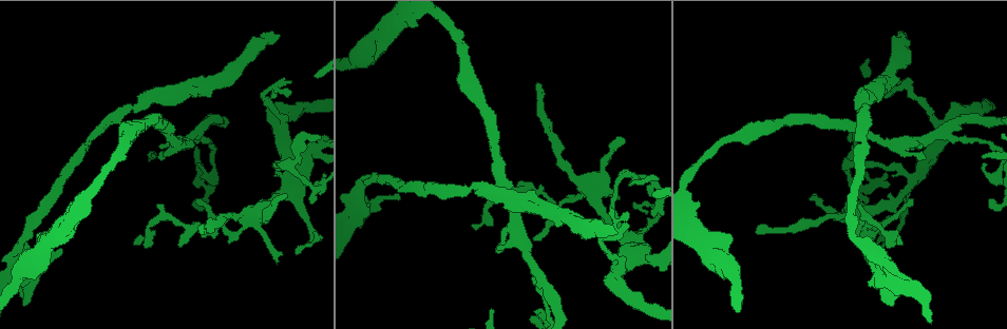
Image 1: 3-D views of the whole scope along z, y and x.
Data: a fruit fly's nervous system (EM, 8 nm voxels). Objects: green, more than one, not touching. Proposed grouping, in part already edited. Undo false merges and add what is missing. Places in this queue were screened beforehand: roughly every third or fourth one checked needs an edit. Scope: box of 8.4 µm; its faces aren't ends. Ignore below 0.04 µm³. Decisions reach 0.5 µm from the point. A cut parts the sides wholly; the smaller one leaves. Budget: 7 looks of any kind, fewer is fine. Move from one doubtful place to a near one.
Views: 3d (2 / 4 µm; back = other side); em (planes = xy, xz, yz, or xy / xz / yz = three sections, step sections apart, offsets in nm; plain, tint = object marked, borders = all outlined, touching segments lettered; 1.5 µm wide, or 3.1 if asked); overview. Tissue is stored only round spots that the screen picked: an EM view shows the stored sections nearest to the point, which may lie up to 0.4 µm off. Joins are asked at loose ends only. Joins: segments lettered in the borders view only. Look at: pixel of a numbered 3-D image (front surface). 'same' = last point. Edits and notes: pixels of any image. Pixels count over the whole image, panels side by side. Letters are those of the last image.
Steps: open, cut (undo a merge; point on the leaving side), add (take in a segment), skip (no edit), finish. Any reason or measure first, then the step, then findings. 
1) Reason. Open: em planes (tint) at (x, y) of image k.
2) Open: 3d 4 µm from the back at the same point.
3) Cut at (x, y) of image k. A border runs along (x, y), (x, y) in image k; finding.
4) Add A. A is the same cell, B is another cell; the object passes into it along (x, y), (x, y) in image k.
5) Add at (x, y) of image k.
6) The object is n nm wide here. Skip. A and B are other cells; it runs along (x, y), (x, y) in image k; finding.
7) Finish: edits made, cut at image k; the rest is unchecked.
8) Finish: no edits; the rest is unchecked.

Branch stops here. Open: 3d 2 µm at (907, 35) of image 1.

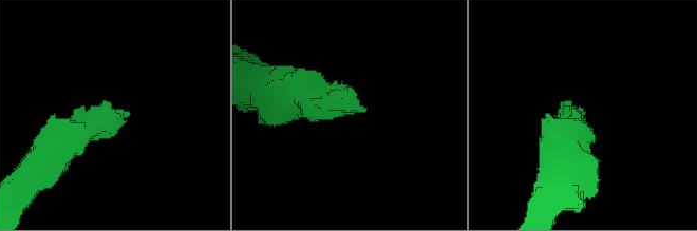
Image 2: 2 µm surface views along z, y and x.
Open: em planes (borders) at (365, 110) of image 2.

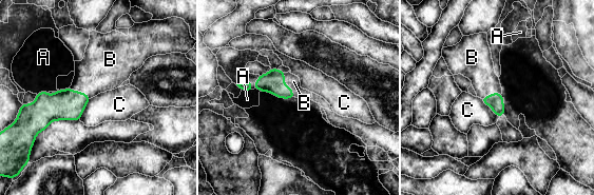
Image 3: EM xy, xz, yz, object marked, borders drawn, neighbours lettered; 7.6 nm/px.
Add B. B is the same cell, A and C are other cells; the neuron continues.

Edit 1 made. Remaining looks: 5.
Tapers out. Open: em yz step 8 (tint) at (196, 198) of image 1.

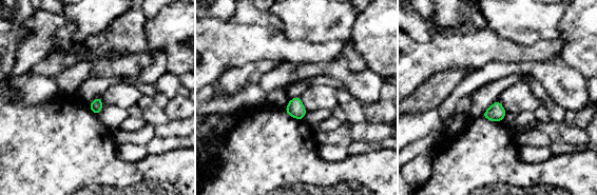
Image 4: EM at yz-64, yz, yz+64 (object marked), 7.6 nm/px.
What lies round it. Open: em yz step 8 (borders) at the same point.

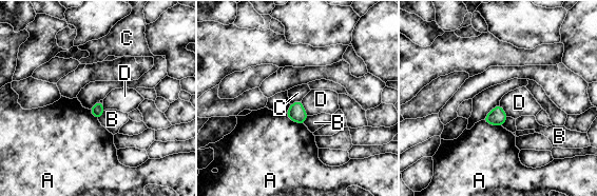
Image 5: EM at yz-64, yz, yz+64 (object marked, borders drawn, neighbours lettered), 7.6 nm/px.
The object is 90 nm wide here; the longest contact is with A, 170 nm. Skip. A, B, C and D are other cells; no lettered segment goes on from it.

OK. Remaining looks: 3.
Finish: edits made, add at image 3; the rest is unchecked.

